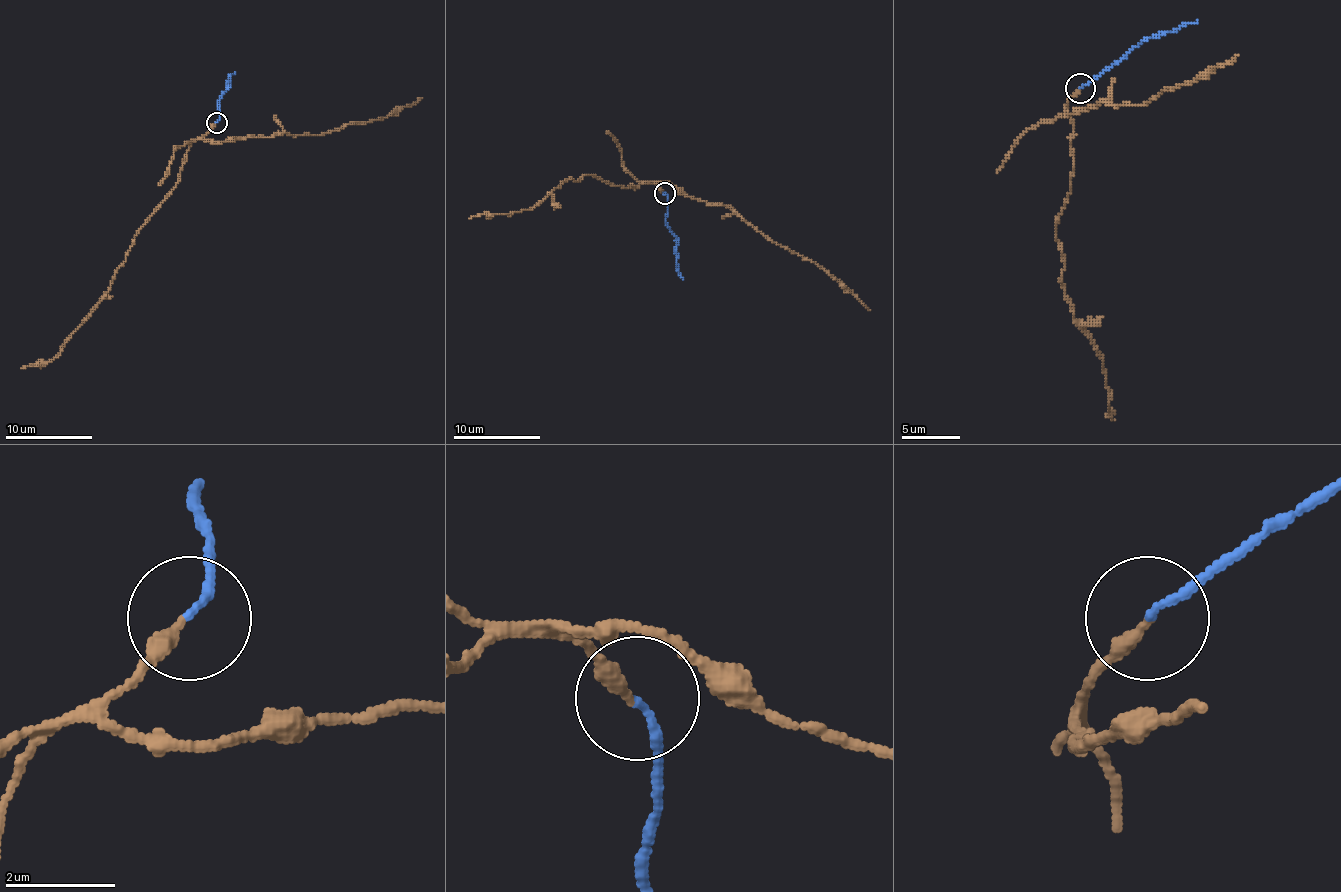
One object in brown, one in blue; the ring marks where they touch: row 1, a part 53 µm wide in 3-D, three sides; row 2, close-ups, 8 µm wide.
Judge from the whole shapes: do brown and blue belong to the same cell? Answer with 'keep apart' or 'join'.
keep apart

